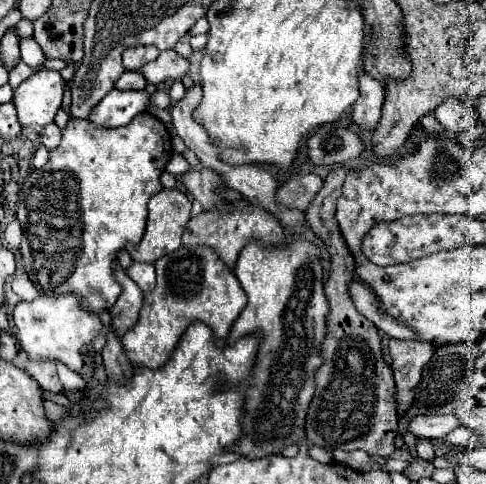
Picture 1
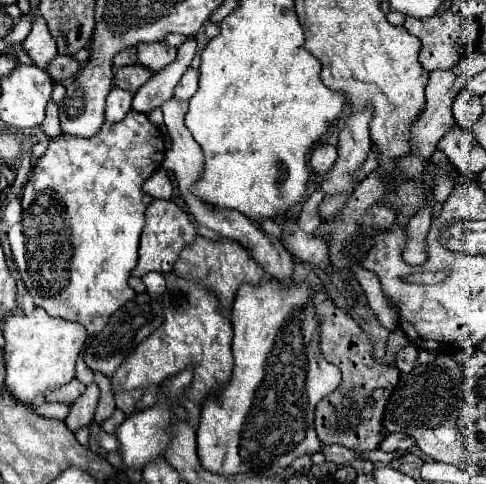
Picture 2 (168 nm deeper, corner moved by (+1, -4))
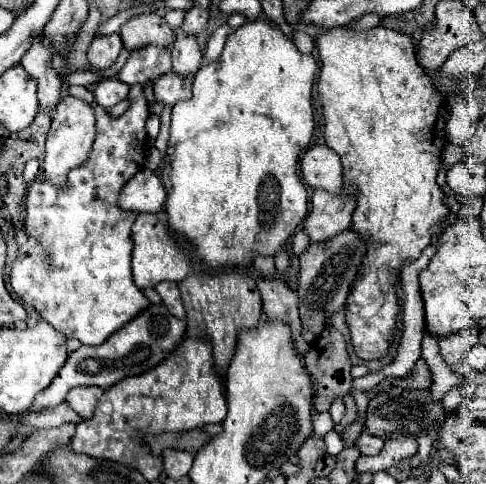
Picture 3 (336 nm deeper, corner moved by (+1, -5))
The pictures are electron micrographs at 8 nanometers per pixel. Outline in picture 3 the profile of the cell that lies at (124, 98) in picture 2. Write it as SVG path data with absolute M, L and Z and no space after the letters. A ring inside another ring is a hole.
M102 79L98 85L96 85L96 91L94 91L94 99L100 107L108 109L108 107L114 107L116 103L124 101L128 97L128 85L118 81L118 79Z

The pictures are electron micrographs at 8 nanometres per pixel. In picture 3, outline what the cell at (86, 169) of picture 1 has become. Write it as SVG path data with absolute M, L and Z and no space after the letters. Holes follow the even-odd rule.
M142 85L130 87L130 107L124 115L112 119L102 107L94 107L96 113L96 141L92 155L84 167L72 169L68 175L68 187L60 191L52 183L34 181L26 201L26 241L20 245L18 259L10 273L10 283L20 301L32 305L44 321L66 337L78 339L82 345L102 345L112 333L120 331L134 315L140 315L150 307L150 301L140 293L132 281L130 257L132 241L130 229L138 215L132 211L120 211L116 197L122 191L130 175L136 175L146 163L146 129L144 123L150 115L148 101L142 93Z

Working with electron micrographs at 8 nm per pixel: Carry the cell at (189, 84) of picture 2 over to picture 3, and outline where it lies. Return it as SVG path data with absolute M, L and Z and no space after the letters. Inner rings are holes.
M176 27L174 45L172 45L174 71L180 75L196 73L200 69L200 59L202 59L202 53L196 43L196 35L190 35L182 27Z

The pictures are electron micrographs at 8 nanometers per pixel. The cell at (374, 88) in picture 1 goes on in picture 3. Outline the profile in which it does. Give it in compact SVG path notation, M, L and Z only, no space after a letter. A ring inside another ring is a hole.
M314 191L312 209L304 221L304 233L310 243L326 243L332 235L348 229L352 223L352 211L356 207L354 195L332 197L326 191Z

